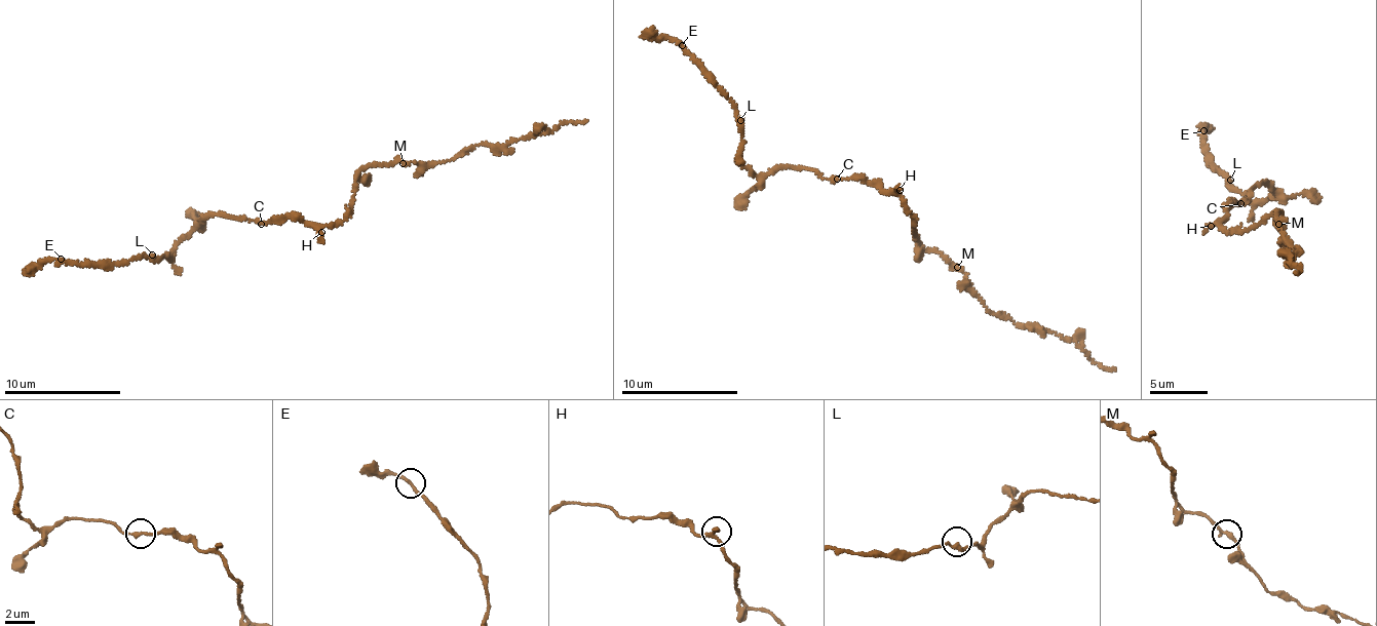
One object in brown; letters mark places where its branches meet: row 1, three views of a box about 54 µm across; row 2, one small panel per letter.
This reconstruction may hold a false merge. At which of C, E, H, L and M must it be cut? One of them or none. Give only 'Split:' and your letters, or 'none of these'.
Split: none of these

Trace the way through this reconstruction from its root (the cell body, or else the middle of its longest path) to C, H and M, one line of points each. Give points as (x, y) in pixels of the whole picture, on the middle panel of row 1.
C: (881, 188), (847, 178), (837, 179)
H: (881, 188), (895, 193), (900, 190)
M: (881, 188), (882, 192), (897, 196), (908, 208), (912, 216), (912, 233), (918, 245), (941, 253), (958, 266)

